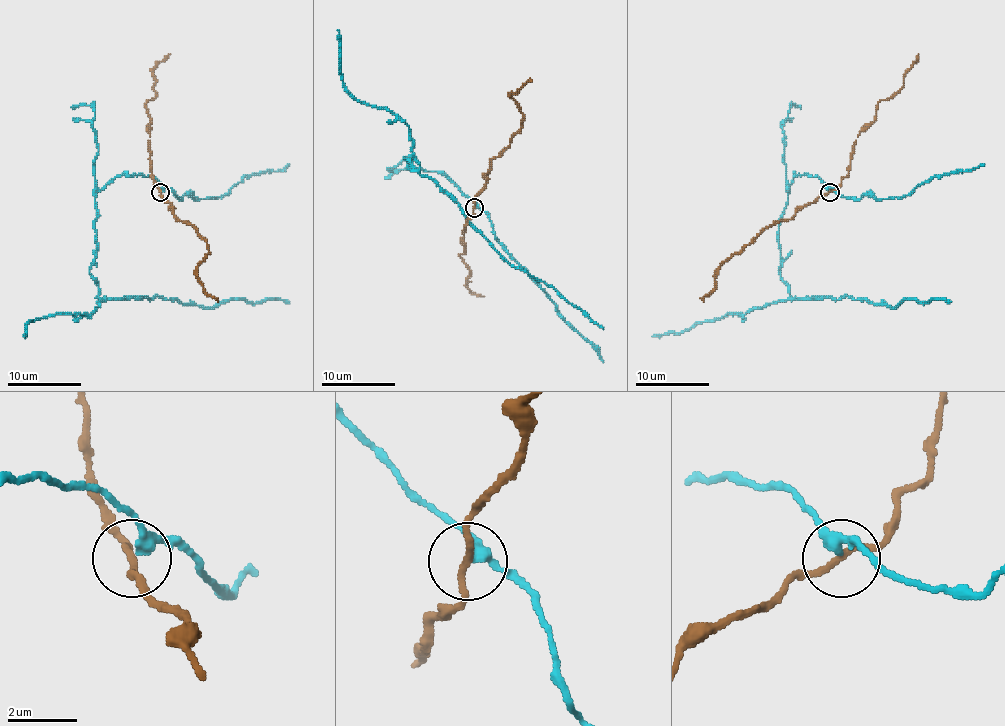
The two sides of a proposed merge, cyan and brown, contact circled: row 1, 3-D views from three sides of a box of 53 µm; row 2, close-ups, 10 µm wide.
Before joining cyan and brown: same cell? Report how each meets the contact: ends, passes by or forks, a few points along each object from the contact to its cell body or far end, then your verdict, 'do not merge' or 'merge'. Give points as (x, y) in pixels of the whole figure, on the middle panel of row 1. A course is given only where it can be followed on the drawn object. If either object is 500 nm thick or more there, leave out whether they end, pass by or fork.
cyan passes by; brown passes by; course cyan (475, 208), (443, 175), (409, 166), (410, 157), (403, 158), (431, 177), (515, 267), (552, 285), (603, 329); course brown (475, 208), (475, 197), (486, 180), (491, 160), (520, 127), (522, 112), (511, 94), (531, 81); do not merge

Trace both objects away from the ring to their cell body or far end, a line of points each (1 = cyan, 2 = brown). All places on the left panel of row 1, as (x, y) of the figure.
1: (161, 191), (151, 177), (117, 175), (96, 193), (89, 274), (100, 298), (162, 296), (201, 307), (289, 301)
2: (161, 191), (172, 206), (172, 213), (195, 228), (206, 243), (208, 252), (197, 267), (197, 278), (217, 301)

